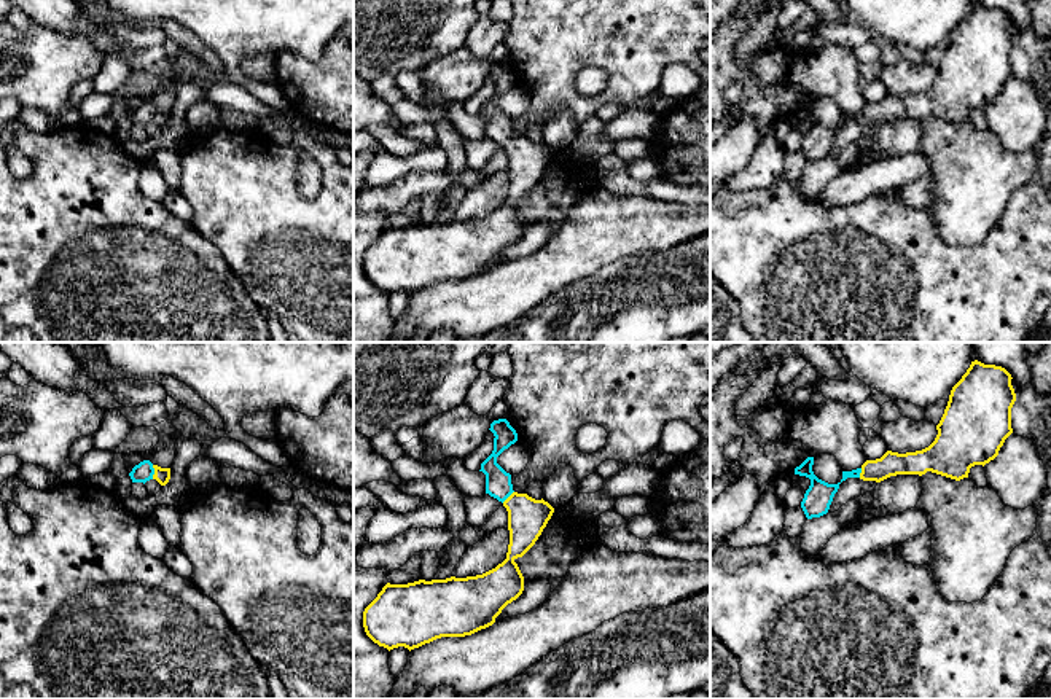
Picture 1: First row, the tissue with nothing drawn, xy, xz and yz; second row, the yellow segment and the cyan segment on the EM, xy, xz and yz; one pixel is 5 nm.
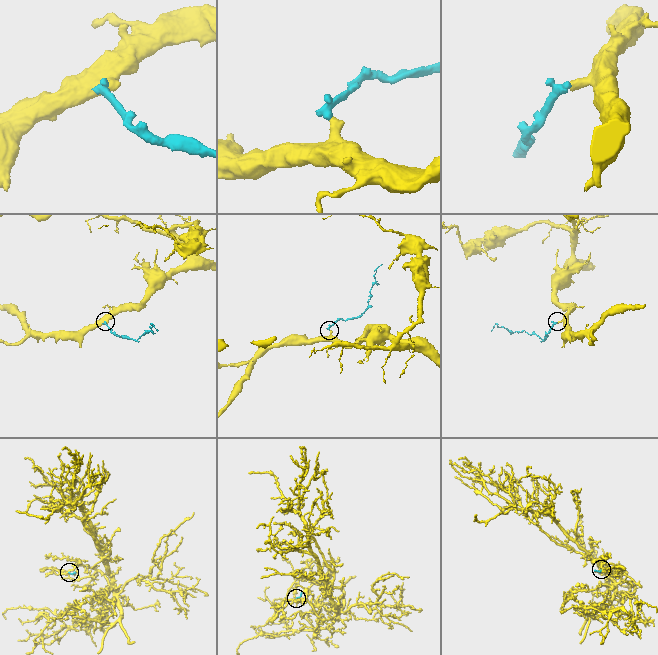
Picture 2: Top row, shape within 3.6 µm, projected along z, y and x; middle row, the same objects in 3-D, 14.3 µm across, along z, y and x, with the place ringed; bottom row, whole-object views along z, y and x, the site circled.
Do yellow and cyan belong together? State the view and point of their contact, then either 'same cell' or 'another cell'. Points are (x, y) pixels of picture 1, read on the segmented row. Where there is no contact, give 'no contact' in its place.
meets yellow in xy at (155, 472); same cell

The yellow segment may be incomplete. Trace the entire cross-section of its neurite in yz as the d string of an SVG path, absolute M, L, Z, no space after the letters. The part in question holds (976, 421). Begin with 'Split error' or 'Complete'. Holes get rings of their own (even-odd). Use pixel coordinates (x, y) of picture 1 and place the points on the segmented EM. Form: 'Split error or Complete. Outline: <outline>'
Split error. Outline: M971 361L952 387L936 425L938 435L928 447L906 454L887 451L857 470L842 471L841 482L847 478L881 482L897 474L922 476L927 471L955 481L968 478L970 468L994 460L1013 433L1011 408L1016 393L1011 379L1002 366Z

